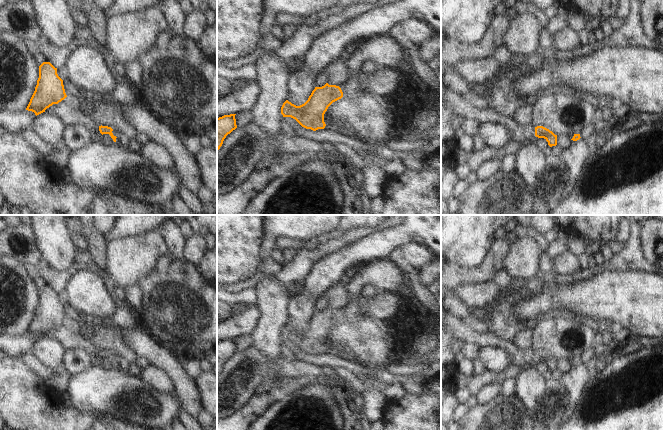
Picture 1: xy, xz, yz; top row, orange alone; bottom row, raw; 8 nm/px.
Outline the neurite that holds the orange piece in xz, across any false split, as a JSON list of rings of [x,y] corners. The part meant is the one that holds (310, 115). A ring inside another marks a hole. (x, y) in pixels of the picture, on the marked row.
[[[340,56],[322,72],[328,76],[327,83],[315,87],[304,104],[296,106],[286,100],[281,107],[283,117],[291,117],[302,127],[313,131],[325,128],[324,114],[333,102],[343,97],[339,86],[348,80],[347,63]]]

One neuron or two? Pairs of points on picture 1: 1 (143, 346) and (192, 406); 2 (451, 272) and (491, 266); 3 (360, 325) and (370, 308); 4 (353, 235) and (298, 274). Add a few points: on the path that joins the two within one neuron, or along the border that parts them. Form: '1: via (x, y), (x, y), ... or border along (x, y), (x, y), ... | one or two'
1: via (159, 357), (179, 377), (185, 390) | one
2: via (461, 275), (481, 275) | one
3: border along (356, 306), (365, 313) | two
4: via (339, 242), (321, 249), (309, 260) | one

